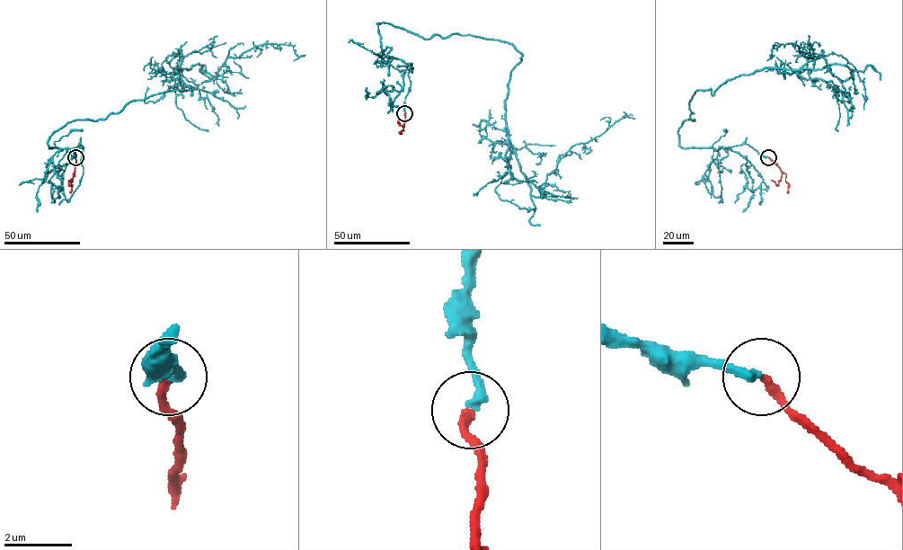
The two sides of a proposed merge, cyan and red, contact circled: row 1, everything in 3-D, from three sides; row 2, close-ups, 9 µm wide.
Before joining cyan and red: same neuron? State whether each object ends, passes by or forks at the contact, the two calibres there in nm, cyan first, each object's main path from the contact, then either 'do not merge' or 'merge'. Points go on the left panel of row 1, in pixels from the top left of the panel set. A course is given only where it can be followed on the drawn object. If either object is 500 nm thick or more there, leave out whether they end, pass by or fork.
cyan ends | red ends | 280/260 nm | cyan via (75, 157), (48, 137), (191, 95), (176, 68), (213, 81), (264, 44), (305, 55) | red via (75, 157), (69, 192) | merge

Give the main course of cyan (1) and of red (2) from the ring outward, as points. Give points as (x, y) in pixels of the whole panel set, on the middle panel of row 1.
1: (404, 113), (411, 66), (384, 54), (376, 23), (522, 54), (506, 127), (534, 196), (572, 146), (634, 119)
2: (404, 113), (403, 130), (399, 131)

